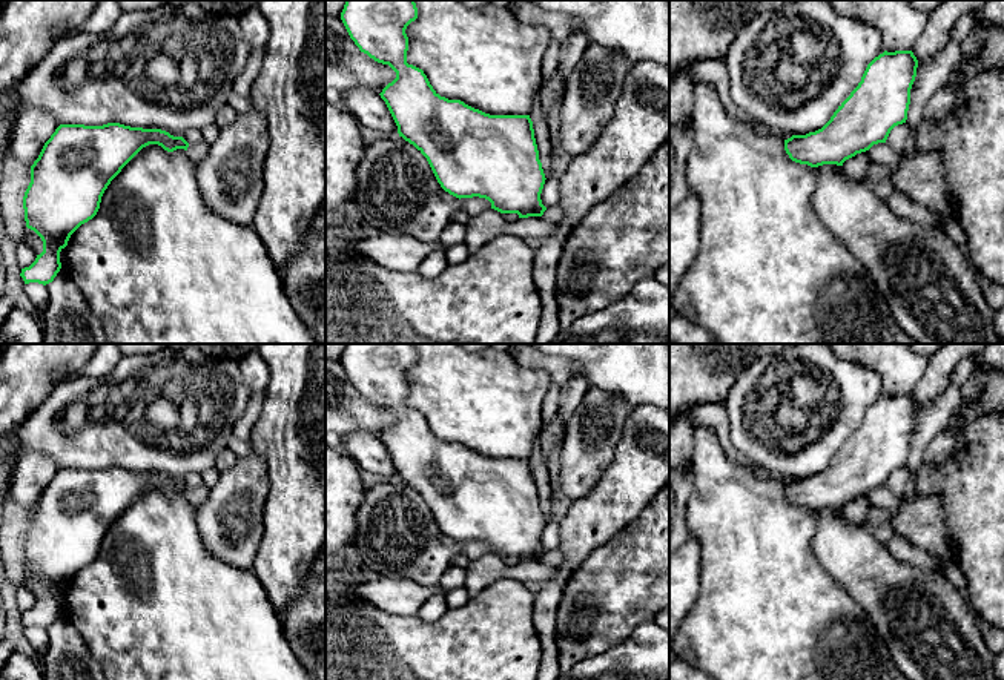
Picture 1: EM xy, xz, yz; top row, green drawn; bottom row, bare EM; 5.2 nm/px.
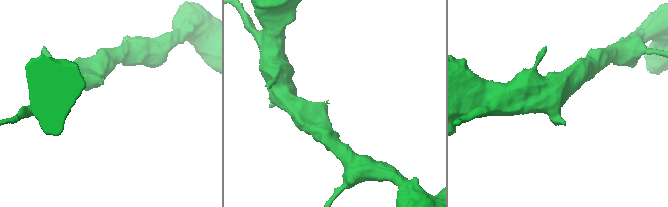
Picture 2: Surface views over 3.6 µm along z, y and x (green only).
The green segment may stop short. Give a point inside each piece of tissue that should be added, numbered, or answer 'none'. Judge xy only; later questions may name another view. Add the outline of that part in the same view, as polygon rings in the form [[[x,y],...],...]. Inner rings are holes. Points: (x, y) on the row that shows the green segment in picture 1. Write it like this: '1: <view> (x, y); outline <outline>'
1: xy (197, 152); outline [[[203,140],[195,144],[189,144],[186,150],[187,157],[197,164],[207,157],[207,152],[209,152],[209,144],[204,143]]]

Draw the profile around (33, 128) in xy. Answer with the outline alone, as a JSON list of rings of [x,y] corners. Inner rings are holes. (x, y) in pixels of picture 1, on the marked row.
[[[25,107],[15,118],[5,158],[32,166],[60,123],[45,109]]]

